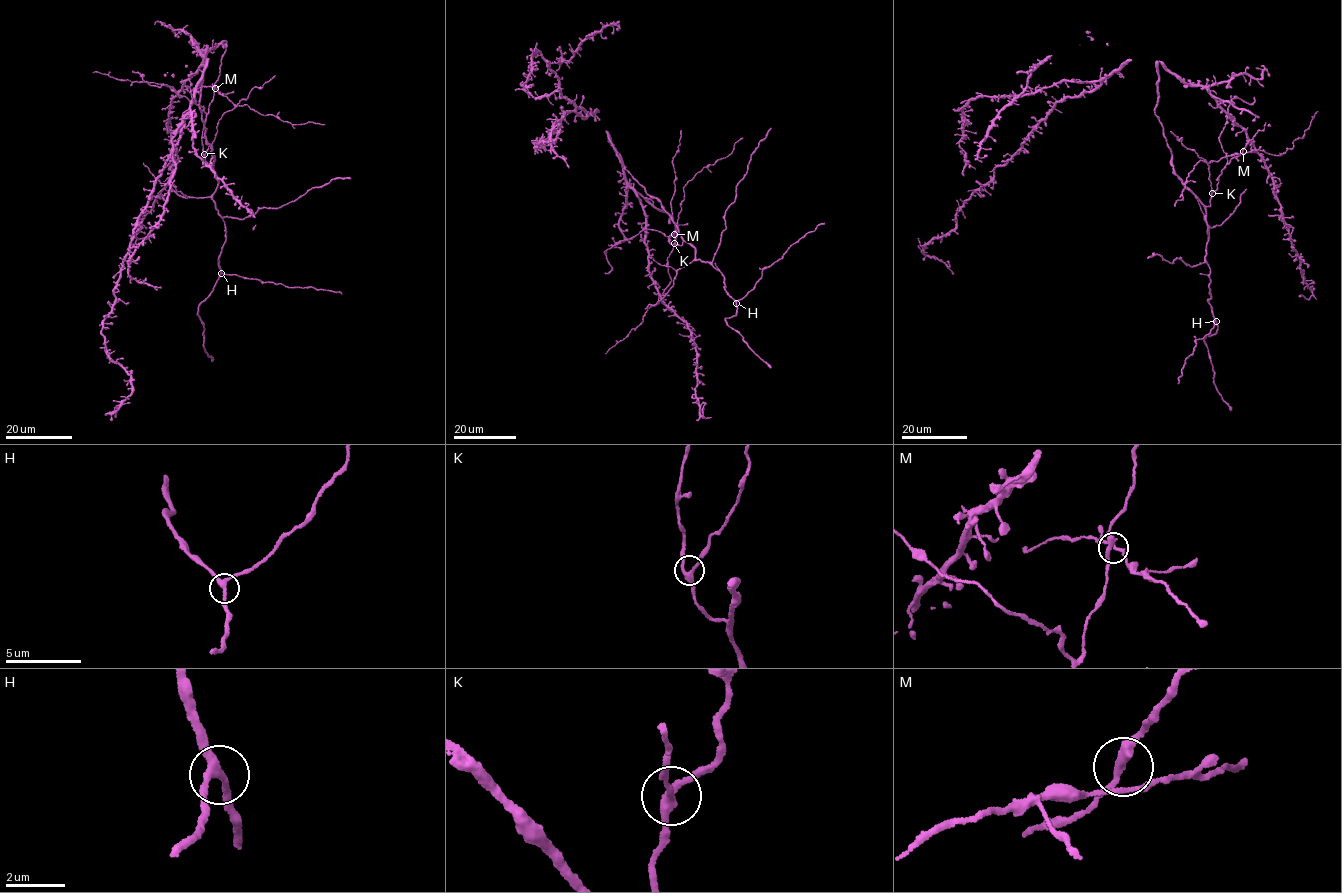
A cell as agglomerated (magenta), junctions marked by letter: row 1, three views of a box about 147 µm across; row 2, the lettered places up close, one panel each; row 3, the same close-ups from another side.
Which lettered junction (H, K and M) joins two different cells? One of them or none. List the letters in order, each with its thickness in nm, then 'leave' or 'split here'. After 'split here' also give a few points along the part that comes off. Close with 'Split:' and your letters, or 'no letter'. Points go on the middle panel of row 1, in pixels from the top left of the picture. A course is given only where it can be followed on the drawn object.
H: 240 nm | leave
K: 260 nm | leave
M: 260 nm | leave
Split: no letter

